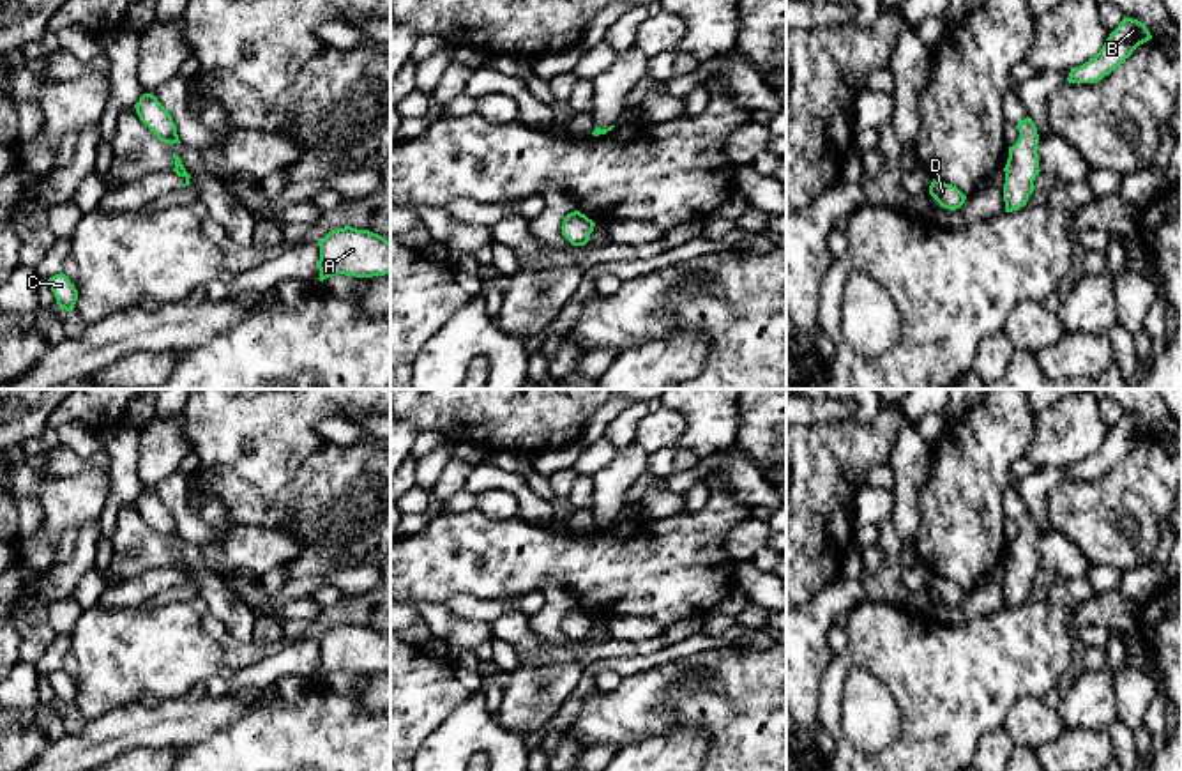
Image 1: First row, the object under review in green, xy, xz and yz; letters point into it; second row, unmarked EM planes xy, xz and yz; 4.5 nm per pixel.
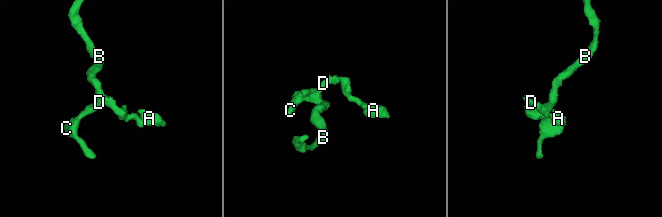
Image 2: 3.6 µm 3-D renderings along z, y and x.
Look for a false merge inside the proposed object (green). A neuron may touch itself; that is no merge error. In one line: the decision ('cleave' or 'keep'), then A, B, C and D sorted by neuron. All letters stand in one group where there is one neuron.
keep; groups A B C D

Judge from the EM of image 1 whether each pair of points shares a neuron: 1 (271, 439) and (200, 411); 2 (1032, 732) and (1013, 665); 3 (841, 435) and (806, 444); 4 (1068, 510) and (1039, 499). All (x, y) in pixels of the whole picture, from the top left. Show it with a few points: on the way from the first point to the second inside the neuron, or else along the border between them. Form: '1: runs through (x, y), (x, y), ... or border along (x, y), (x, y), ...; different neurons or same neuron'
1: runs through (253, 421), (218, 419); same neuron
2: border along (1039, 697), (1022, 697), (1009, 709), (1002, 725); different neurons
3: runs through (833, 444), (815, 444); same neuron
4: border along (1064, 476), (1048, 492), (1048, 520), (1053, 529); different neurons

